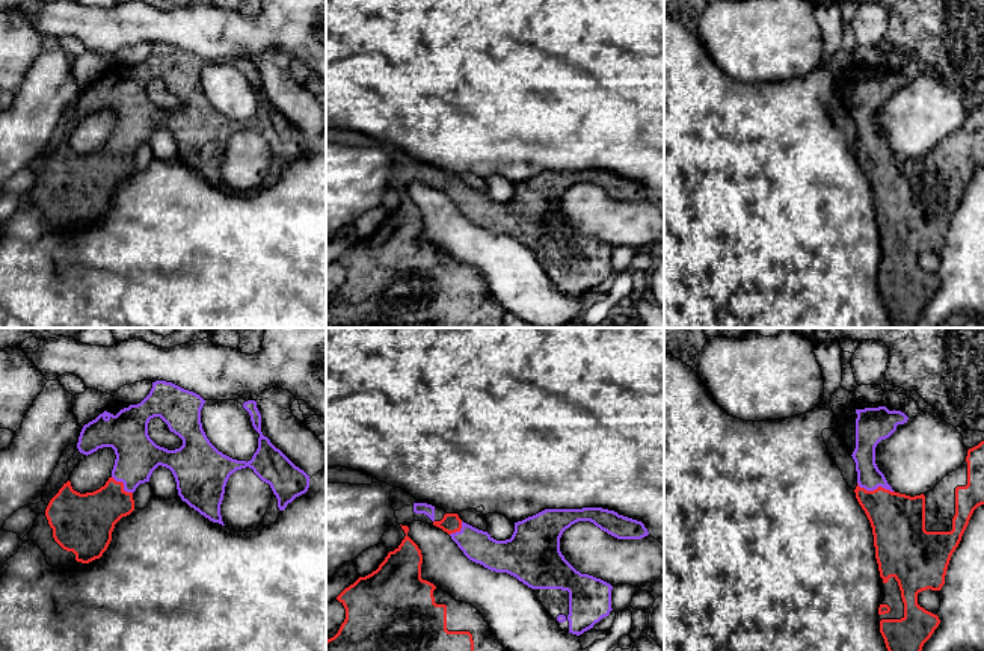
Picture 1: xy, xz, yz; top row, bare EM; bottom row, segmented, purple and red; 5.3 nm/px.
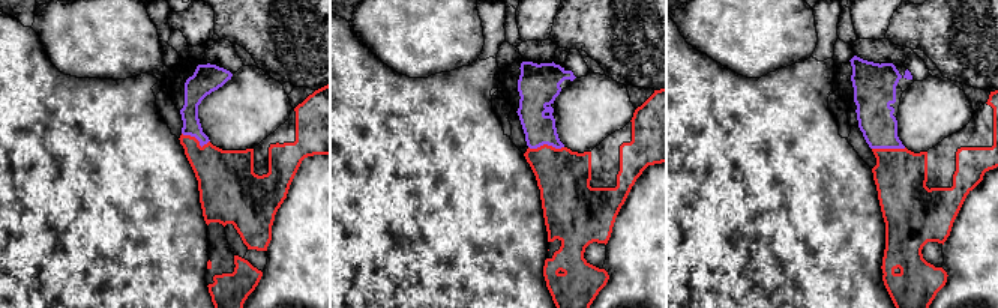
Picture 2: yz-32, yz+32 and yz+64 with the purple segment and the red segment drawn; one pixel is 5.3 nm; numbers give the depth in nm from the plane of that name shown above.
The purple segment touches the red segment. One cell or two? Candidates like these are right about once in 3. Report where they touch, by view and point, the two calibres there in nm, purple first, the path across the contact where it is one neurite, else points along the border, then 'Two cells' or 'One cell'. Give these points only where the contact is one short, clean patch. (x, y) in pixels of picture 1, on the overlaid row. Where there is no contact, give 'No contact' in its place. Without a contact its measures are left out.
Touches purple at yz (876, 488). Thickness 130 nm (purple) against 280 nm. One cell

